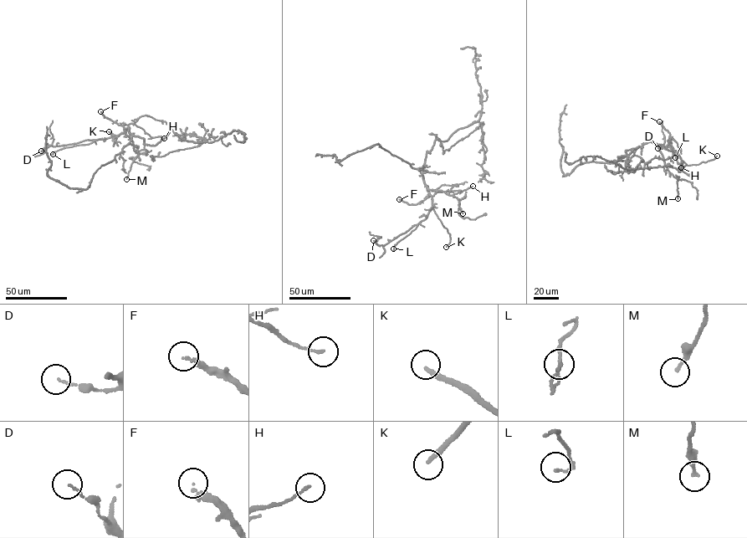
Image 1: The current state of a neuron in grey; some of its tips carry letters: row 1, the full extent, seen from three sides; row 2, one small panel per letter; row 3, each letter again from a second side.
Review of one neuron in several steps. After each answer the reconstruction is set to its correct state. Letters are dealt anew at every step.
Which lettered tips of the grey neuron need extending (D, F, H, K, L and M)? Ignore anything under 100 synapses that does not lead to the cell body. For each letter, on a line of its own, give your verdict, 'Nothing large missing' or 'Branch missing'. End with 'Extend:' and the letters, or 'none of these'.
D: Nothing large missing
F: Nothing large missing
H: Nothing large missing
K: Branch missing
L: Nothing large missing
M: Nothing large missing
Extend: K

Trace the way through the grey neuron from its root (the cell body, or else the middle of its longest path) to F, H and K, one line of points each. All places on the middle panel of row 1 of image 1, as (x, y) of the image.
F: (424, 164), (422, 174), (428, 197), (415, 204), (409, 204), (399, 199)
H: (424, 164), (422, 174), (428, 197), (437, 192), (463, 191), (473, 186)
K: (424, 164), (423, 181), (432, 197), (433, 208), (450, 234), (450, 241), (446, 247)

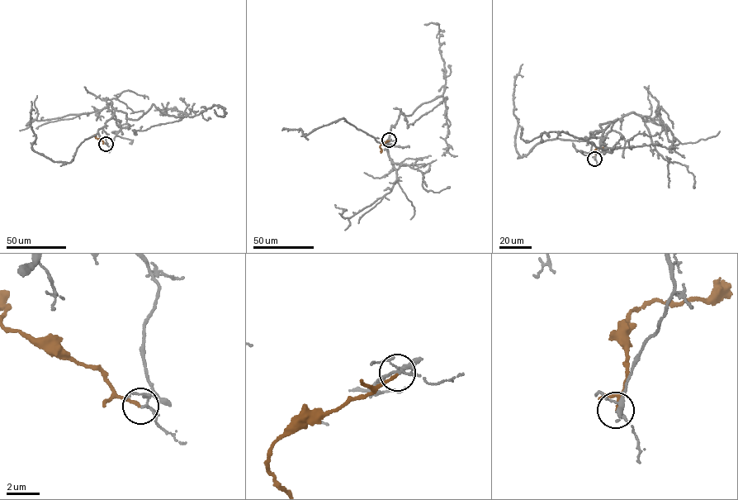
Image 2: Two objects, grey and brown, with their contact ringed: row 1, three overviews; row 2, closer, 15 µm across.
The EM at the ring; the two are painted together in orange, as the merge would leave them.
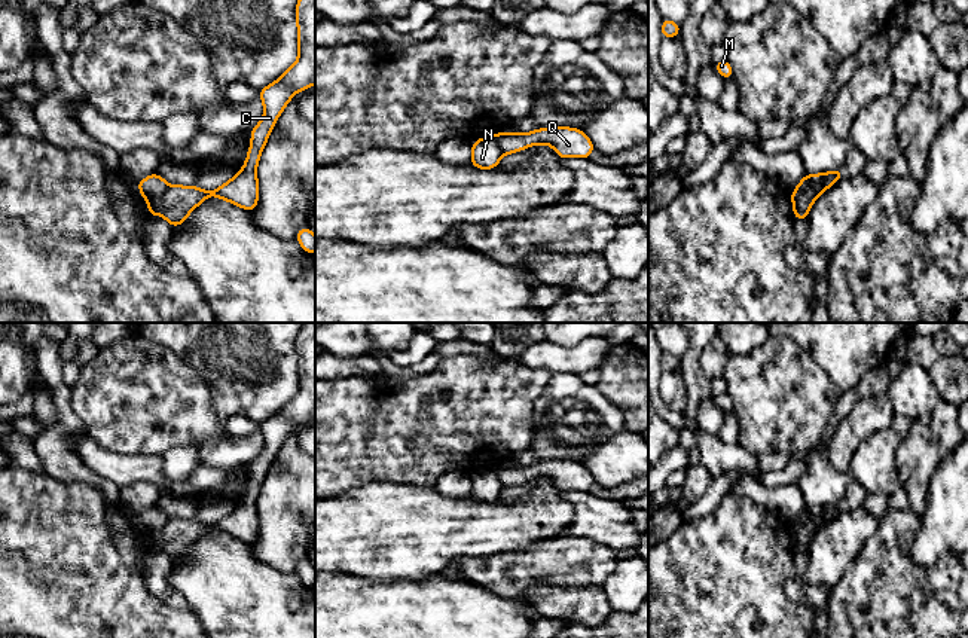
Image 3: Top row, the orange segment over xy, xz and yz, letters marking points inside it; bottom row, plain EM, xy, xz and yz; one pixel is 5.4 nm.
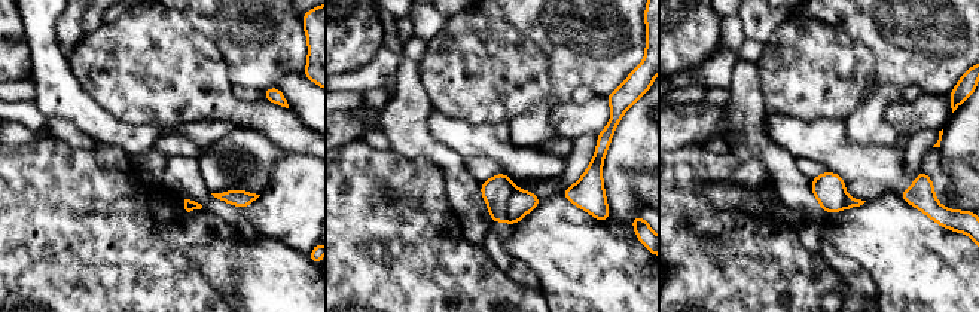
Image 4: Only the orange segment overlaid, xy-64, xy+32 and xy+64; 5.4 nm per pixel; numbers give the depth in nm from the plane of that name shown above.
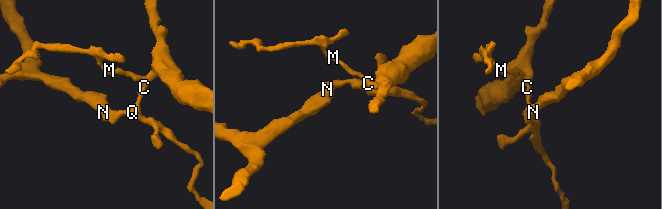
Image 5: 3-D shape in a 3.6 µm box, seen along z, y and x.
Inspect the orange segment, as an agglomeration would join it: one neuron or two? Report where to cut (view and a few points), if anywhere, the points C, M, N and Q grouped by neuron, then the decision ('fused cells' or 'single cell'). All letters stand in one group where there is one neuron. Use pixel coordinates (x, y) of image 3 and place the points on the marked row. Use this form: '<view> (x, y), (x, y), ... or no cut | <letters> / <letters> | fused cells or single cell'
xy (168, 186), (162, 195), (161, 213) | C M Q / N | fused cells

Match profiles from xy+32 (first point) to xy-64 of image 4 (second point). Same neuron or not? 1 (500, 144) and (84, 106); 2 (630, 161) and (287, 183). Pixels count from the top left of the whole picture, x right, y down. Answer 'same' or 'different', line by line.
1: same
2: same

